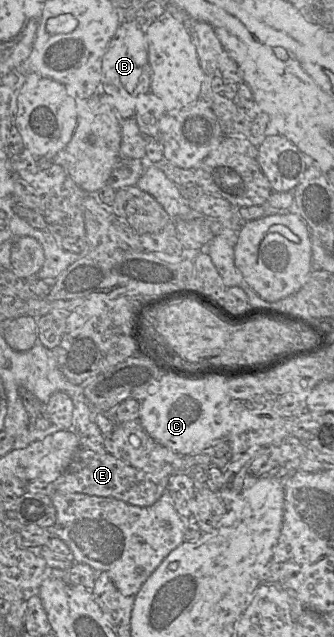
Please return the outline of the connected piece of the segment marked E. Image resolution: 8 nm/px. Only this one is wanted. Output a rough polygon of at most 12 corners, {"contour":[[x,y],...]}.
{"contour":[[79,447],[55,491],[151,506],[173,464],[141,470]]}

